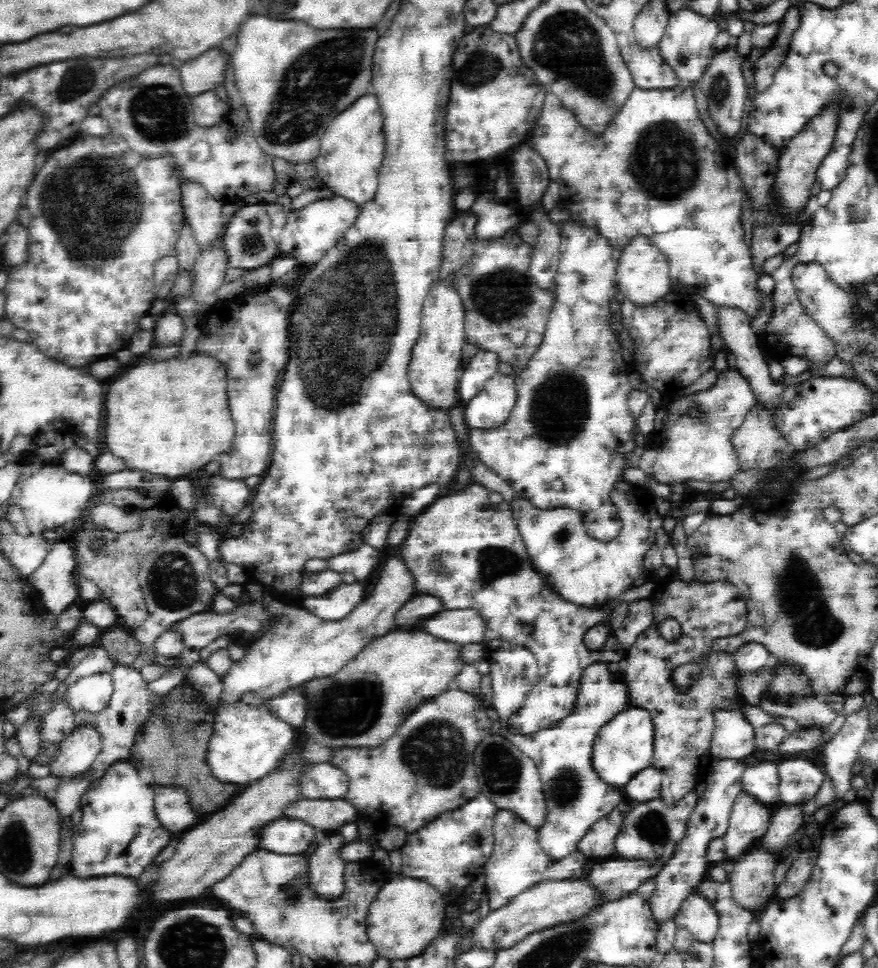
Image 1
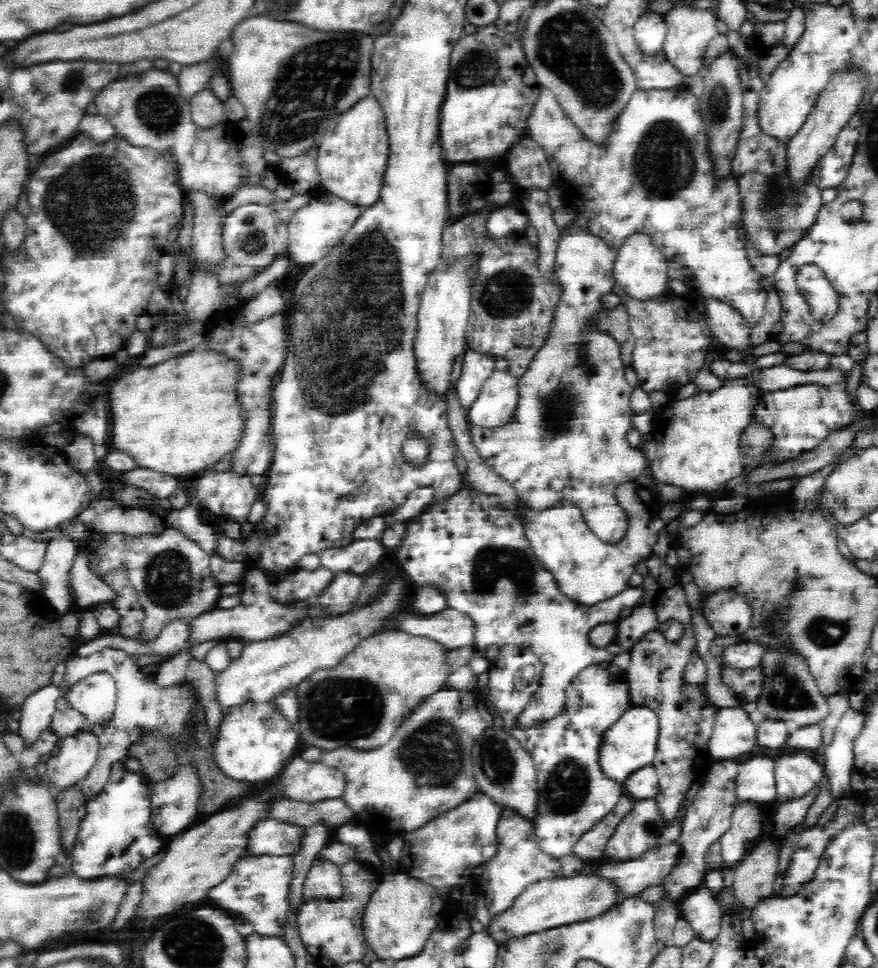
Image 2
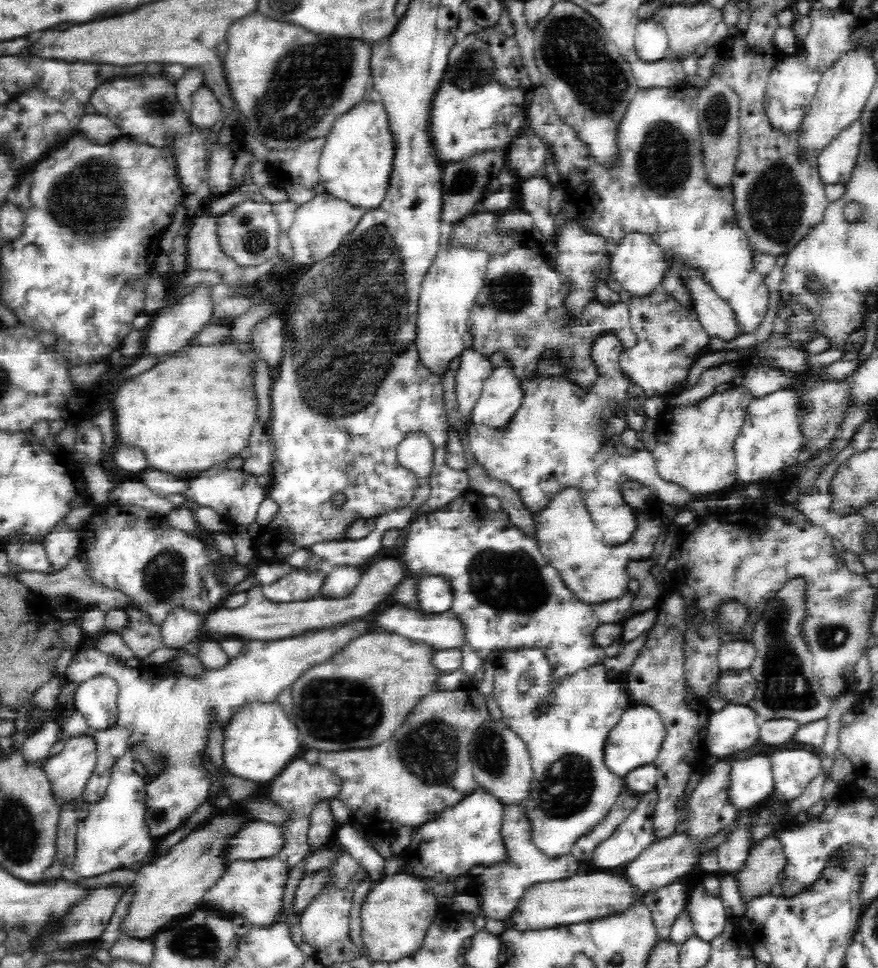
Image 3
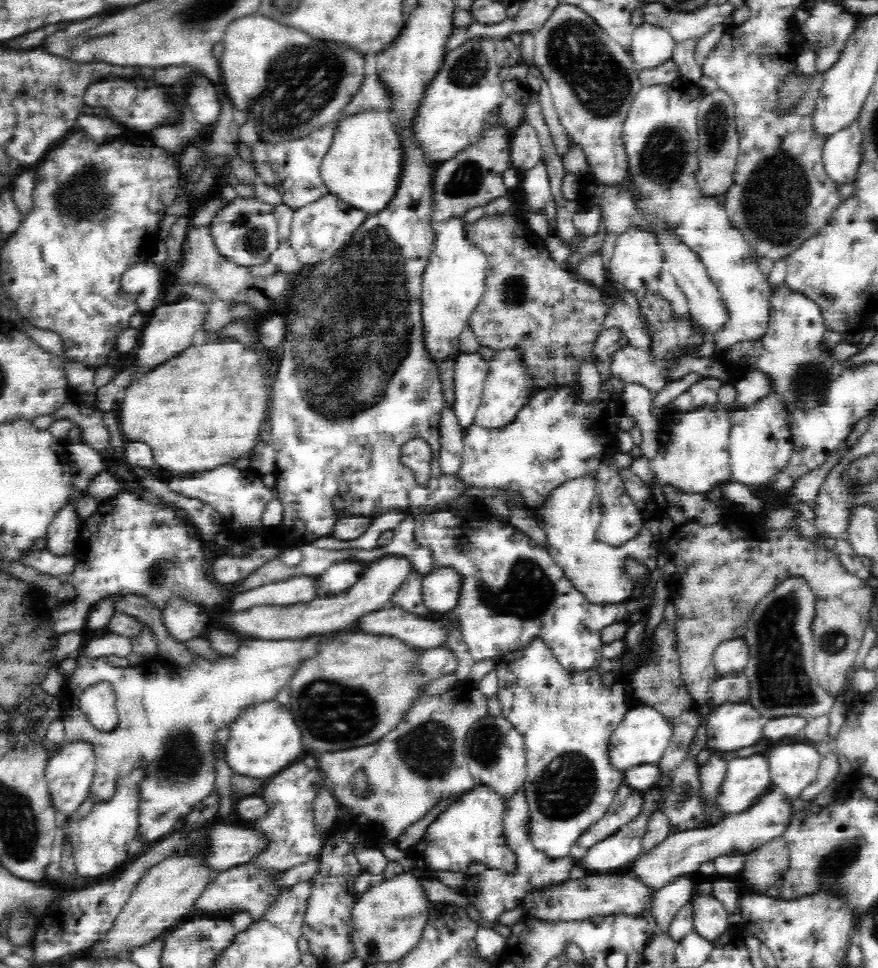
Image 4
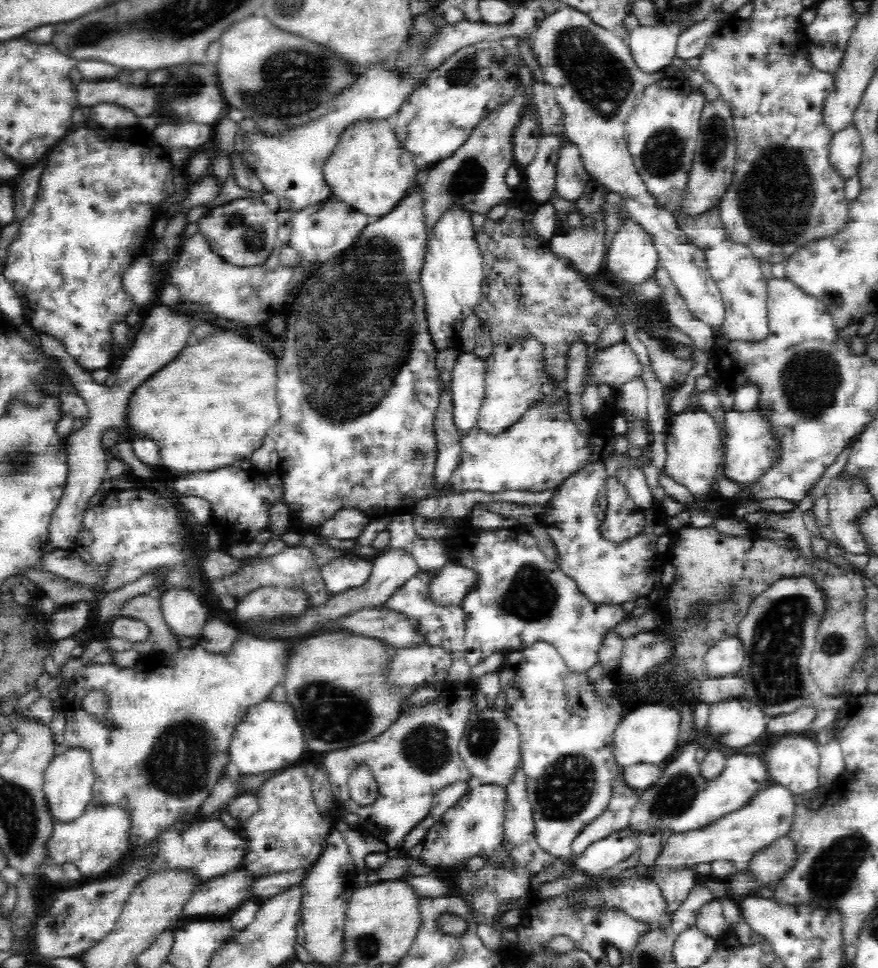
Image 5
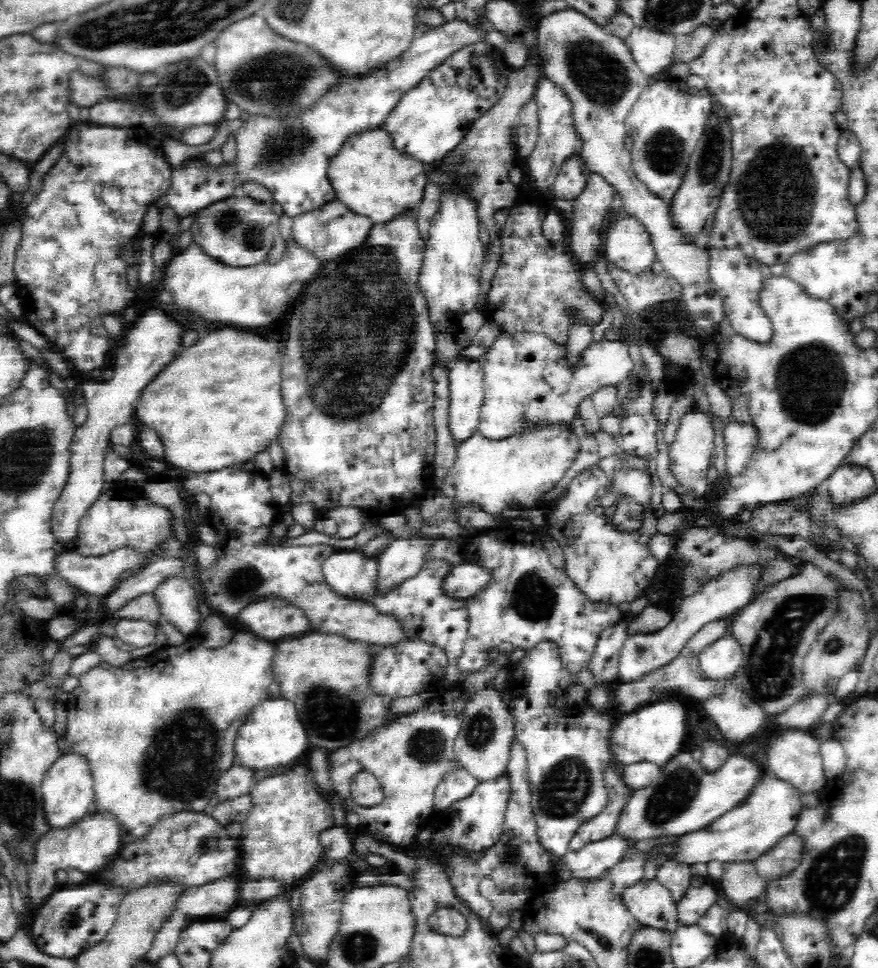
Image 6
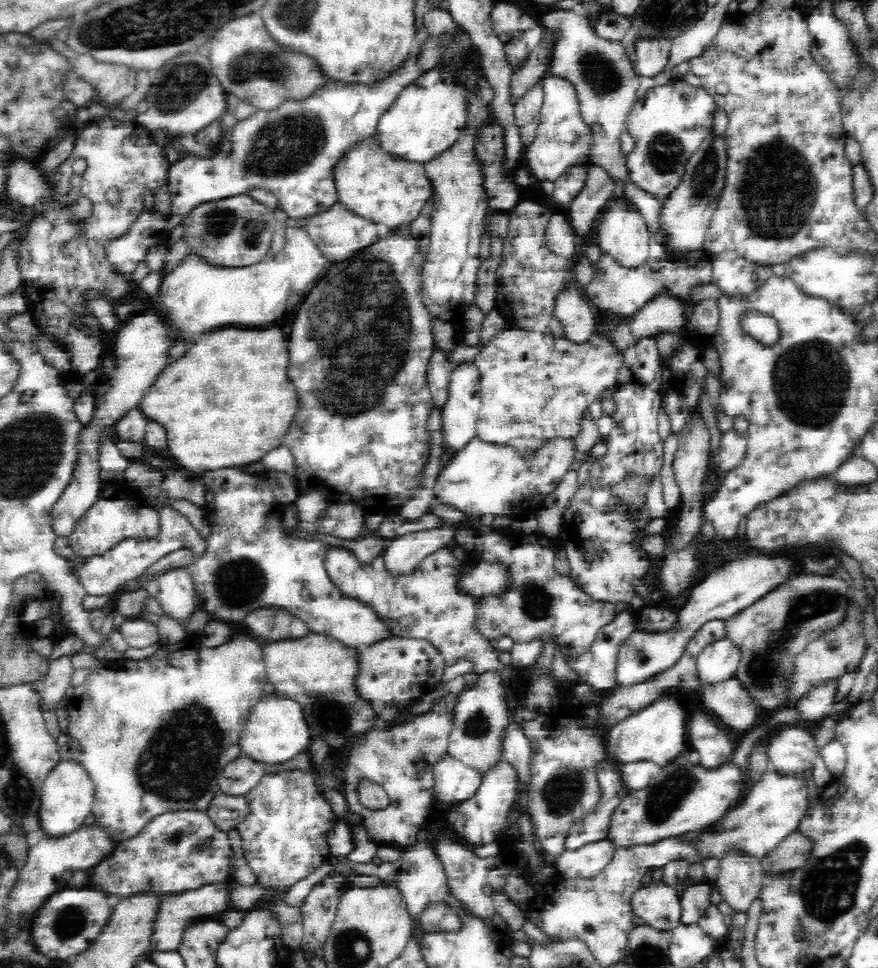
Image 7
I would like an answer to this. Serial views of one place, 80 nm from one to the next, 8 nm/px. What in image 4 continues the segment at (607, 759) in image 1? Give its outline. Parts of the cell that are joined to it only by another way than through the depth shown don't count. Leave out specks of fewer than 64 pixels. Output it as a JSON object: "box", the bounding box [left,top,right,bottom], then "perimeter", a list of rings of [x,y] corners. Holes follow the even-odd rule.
{"box":[610,704,675,772],"perimeter":[[[634,704],[628,710],[626,717],[617,726],[616,730],[610,736],[610,761],[616,767],[616,770],[624,772],[627,768],[641,764],[657,764],[660,758],[664,756],[675,726],[673,722],[660,713],[659,710],[651,708],[650,705]]]}

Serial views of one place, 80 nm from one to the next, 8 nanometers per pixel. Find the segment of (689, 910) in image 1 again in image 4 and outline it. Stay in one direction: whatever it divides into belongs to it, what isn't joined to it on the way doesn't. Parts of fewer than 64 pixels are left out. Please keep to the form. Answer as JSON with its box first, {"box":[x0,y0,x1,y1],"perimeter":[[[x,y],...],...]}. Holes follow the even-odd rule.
{"box":[692,894,730,941],"perimeter":[[[712,894],[694,895],[692,906],[693,926],[695,932],[709,941],[715,941],[730,927],[727,922],[728,915],[721,901]]]}

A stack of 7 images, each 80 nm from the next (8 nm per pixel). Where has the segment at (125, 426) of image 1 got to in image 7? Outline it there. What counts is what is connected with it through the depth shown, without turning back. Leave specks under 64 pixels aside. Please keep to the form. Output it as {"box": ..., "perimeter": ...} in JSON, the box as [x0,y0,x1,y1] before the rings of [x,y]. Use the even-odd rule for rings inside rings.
{"box":[139,326,300,472],"perimeter":[[[270,326],[266,330],[236,330],[236,328],[219,330],[220,332],[217,330],[208,334],[208,336],[201,336],[188,348],[186,354],[180,360],[165,366],[139,404],[142,413],[148,416],[148,420],[158,420],[160,424],[166,426],[166,430],[168,430],[168,450],[170,450],[170,456],[176,460],[172,464],[180,464],[182,468],[192,470],[192,472],[206,472],[206,470],[218,470],[218,468],[232,468],[252,464],[252,462],[262,462],[264,456],[270,450],[274,450],[282,444],[282,438],[288,434],[288,428],[290,428],[290,424],[292,424],[292,420],[298,412],[298,406],[300,406],[298,390],[296,390],[296,386],[292,386],[292,382],[288,378],[288,346],[286,344],[288,344],[289,336],[284,332],[284,328]]]}

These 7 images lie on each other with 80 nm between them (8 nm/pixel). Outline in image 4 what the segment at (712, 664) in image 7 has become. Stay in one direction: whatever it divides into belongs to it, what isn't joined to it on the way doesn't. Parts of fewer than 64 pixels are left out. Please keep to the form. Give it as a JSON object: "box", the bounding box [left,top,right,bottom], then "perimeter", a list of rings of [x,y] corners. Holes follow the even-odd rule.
{"box":[712,638,748,677],"perimeter":[[[743,638],[722,642],[712,654],[712,663],[718,677],[743,671],[748,664],[748,654],[748,646]]]}

